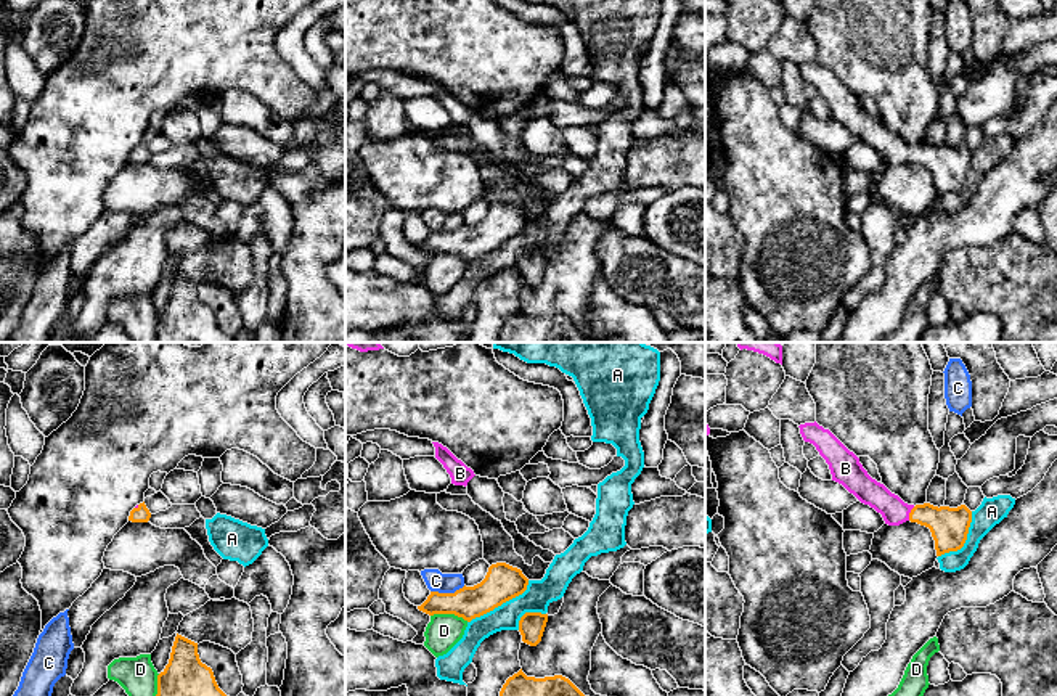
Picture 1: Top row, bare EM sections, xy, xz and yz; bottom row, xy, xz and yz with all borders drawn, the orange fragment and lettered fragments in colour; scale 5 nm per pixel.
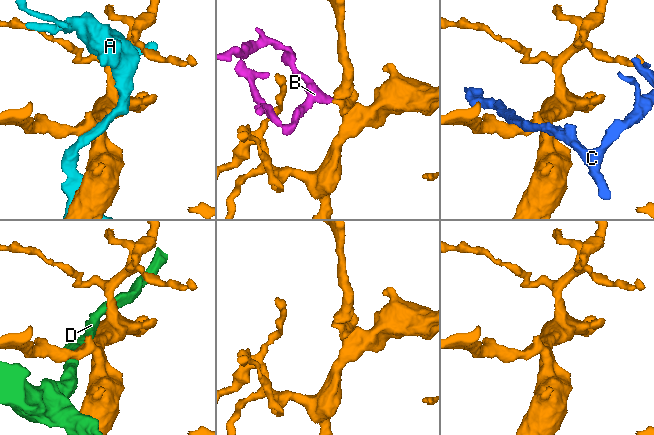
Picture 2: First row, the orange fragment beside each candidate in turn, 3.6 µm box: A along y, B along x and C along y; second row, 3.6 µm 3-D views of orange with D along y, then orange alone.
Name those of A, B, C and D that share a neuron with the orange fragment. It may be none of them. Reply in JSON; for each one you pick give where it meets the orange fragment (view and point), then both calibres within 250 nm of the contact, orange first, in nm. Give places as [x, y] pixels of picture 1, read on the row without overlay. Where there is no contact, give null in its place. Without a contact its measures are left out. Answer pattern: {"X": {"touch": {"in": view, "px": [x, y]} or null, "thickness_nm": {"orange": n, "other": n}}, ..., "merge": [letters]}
{"B": {"touch": {"in": "yz", "px": [910, 153]}, "thickness_nm": {"orange": 190, "other": 140}}, "merge": ["B"]}

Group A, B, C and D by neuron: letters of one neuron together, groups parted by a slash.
A / B / C / D

